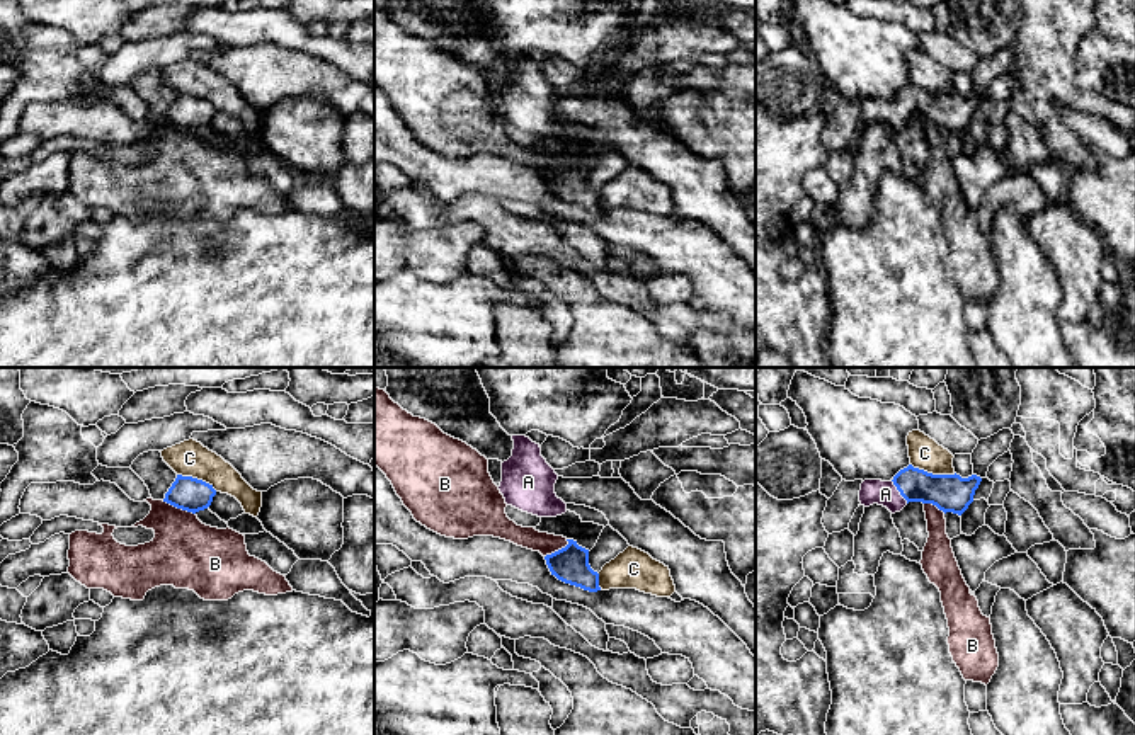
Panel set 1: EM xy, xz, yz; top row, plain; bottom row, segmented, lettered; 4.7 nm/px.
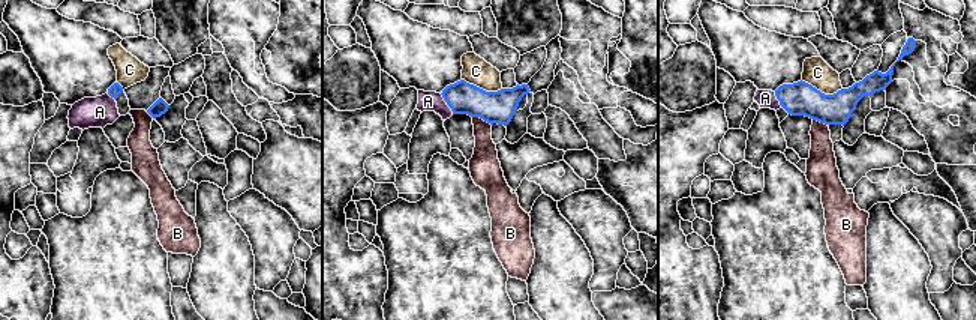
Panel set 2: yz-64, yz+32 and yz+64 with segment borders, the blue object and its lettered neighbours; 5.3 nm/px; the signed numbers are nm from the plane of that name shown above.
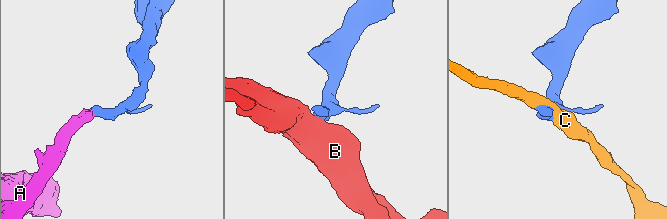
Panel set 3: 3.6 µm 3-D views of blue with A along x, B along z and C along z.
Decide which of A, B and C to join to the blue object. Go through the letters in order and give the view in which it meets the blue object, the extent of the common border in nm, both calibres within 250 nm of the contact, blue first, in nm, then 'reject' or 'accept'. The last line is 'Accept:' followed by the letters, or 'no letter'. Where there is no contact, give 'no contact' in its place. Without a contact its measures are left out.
A: yz | 140 nm | 180/120 nm | accept
B: xy | 170 nm | 160/320 nm | reject
C: yz | 220 nm | 180/150 nm | reject
Accept: A

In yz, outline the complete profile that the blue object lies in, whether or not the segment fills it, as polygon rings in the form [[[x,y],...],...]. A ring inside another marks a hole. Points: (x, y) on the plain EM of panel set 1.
[[[909,83],[890,100],[864,99],[859,109],[859,121],[864,126],[873,122],[887,126],[892,133],[900,131],[909,121],[933,122],[939,129],[961,134],[973,121],[975,109],[982,97],[972,94],[933,94]]]

